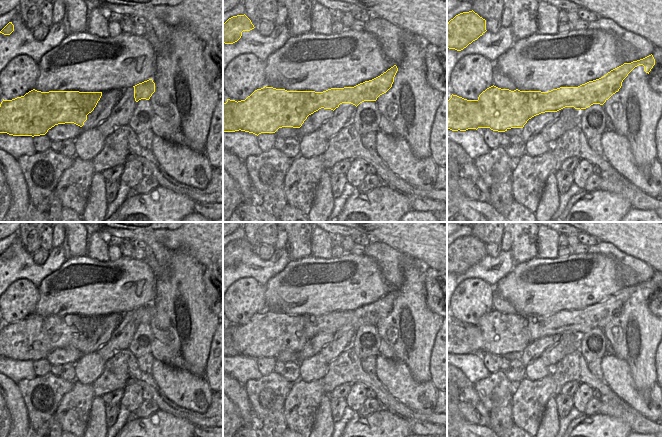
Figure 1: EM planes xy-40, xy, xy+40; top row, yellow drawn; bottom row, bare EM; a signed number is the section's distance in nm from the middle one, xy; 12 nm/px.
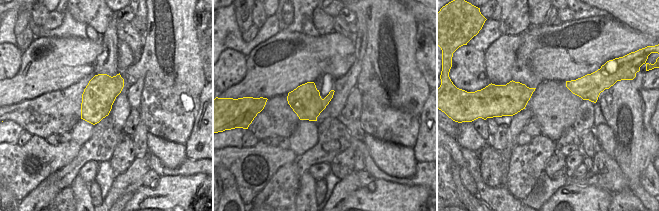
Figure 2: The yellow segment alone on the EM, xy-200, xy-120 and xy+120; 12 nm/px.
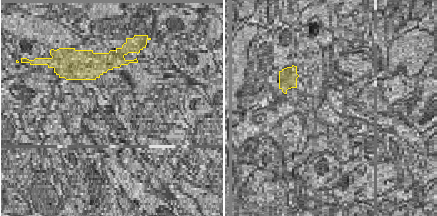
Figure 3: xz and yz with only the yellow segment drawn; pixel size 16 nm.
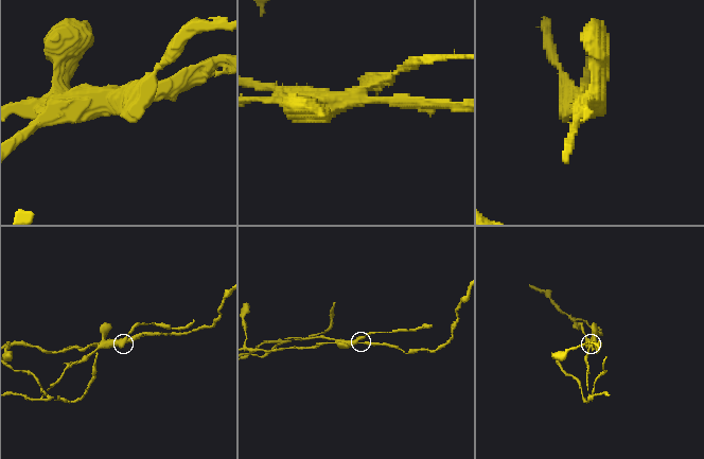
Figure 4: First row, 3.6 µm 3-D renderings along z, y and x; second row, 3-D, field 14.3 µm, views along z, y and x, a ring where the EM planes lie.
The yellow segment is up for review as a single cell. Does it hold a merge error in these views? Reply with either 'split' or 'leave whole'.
split

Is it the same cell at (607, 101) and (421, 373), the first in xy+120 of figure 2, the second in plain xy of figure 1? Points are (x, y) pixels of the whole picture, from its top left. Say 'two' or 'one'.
one

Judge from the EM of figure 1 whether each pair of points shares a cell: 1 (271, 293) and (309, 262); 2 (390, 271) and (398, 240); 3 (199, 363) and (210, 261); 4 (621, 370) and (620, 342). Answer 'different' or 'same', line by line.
1: same
2: different
3: different
4: different

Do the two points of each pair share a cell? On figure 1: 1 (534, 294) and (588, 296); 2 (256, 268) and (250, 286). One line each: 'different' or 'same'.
1: same
2: different

